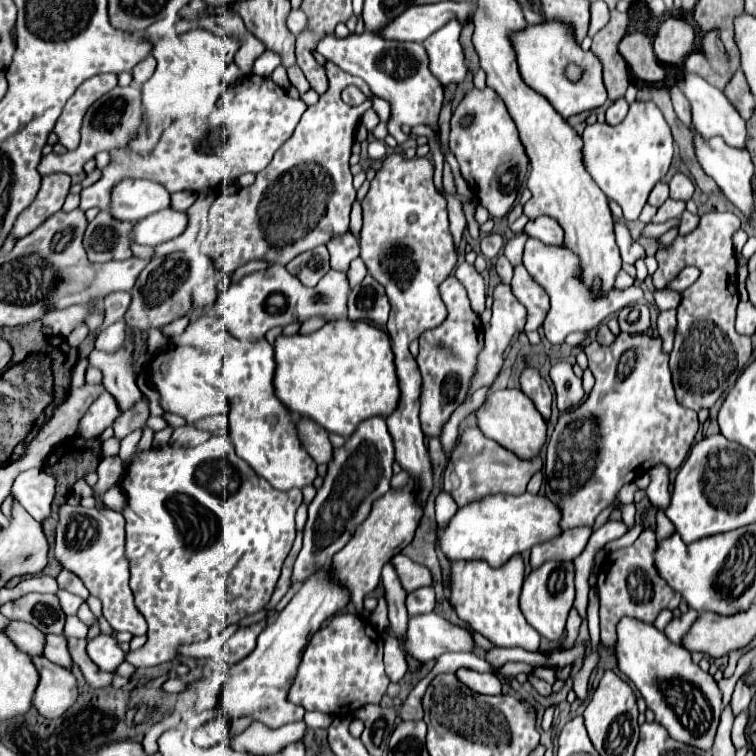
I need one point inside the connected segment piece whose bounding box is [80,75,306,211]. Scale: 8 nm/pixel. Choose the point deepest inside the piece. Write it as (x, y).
(252, 121)

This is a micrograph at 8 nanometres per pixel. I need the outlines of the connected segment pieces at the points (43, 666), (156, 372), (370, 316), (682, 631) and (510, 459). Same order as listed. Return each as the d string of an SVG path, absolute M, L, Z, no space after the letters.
M32 657L32 661L40 673L40 683L34 695L34 707L46 719L58 719L78 699L76 677L68 669L44 657Z
M176 347L168 349L160 355L156 355L148 365L148 375L156 391L160 393L160 403L164 411L178 413L186 419L186 423L194 423L208 415L226 415L230 409L230 403L224 399L224 393L210 387L204 381L204 369L206 369L206 355L200 353L194 347Z
M366 275L364 281L356 285L348 297L348 319L364 319L384 327L388 315L390 303L384 287L372 275Z
M690 609L688 613L684 613L684 615L680 615L680 617L674 617L674 619L670 621L670 625L664 629L666 637L668 637L672 643L680 645L680 639L684 639L684 635L688 633L688 627L692 627L692 621L696 621L698 615L700 615L698 611Z
M474 425L464 429L456 449L448 459L448 467L444 471L444 491L452 493L458 507L464 507L464 503L472 503L476 499L484 499L484 495L492 495L492 493L522 495L526 491L530 477L540 467L542 467L540 457L534 457L530 461L520 461L514 453L500 447L496 441L484 437L478 425Z

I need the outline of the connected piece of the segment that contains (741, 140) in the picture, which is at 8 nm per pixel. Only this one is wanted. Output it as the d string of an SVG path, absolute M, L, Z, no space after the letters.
M684 73L684 79L680 81L680 89L692 105L692 123L702 139L710 139L710 137L718 135L728 145L732 145L736 149L746 149L746 121L740 117L736 107L732 107L730 99L722 91L718 91L716 87L706 83L702 77L690 75L690 73Z

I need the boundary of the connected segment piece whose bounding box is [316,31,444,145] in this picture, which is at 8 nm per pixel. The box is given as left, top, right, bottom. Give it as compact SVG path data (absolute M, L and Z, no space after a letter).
M364 31L360 35L348 35L344 39L336 35L324 35L316 45L316 51L328 61L336 63L342 71L364 79L374 95L390 103L392 117L388 121L388 133L396 139L398 145L409 139L409 135L401 131L402 125L414 127L420 123L428 123L438 131L438 113L442 107L444 89L430 73L428 55L420 43L390 41Z

